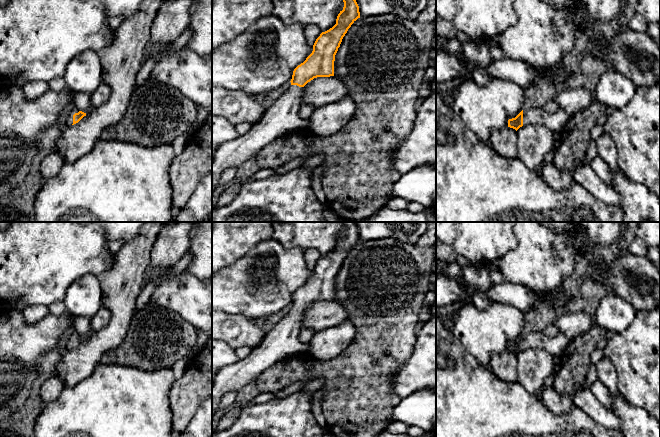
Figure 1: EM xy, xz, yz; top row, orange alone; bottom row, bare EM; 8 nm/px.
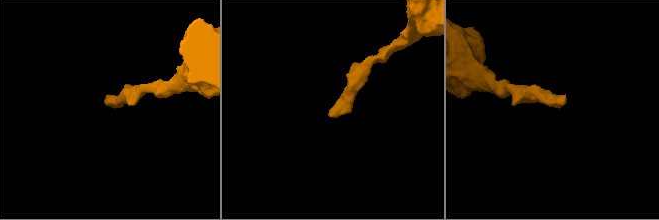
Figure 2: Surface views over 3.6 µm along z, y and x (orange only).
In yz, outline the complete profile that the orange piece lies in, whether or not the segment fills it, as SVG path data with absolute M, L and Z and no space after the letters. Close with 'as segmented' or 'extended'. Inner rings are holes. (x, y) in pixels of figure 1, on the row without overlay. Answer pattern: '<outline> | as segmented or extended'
M541 331L521 335L515 342L508 344L508 351L516 355L528 348L543 348L553 357L562 357L570 340L562 332L554 337L544 335Z | extended

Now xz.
M341 222L343 234L336 248L322 256L313 269L312 277L298 289L291 310L274 328L265 334L261 344L244 359L221 369L212 383L212 416L218 410L221 397L228 391L238 393L262 372L286 356L309 352L310 344L299 340L304 310L317 301L334 300L335 279L351 249L360 242L354 222Z | extended

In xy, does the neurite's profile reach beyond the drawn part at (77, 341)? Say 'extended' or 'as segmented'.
extended

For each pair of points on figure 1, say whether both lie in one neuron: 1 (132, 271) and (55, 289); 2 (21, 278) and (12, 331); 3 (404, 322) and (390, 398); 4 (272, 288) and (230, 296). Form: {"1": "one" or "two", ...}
{"1": "two", "2": "two", "3": "one", "4": "one"}

